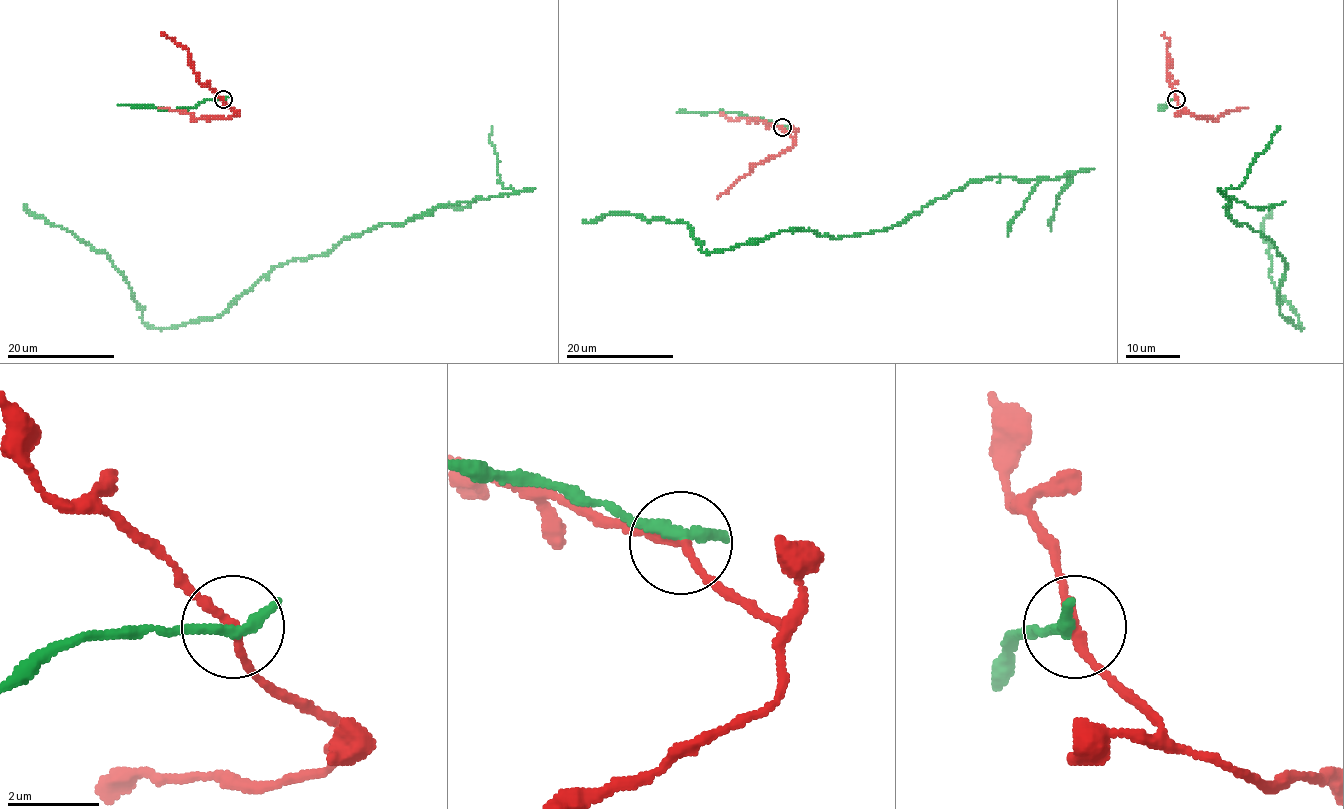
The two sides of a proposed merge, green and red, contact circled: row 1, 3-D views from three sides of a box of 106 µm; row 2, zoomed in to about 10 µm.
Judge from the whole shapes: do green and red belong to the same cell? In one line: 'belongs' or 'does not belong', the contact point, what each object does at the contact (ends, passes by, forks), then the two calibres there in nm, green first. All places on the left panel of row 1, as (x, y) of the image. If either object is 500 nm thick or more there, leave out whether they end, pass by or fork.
does not belong; place (223, 99); green passes by; red passes by; calibres 240 and 200 nm

